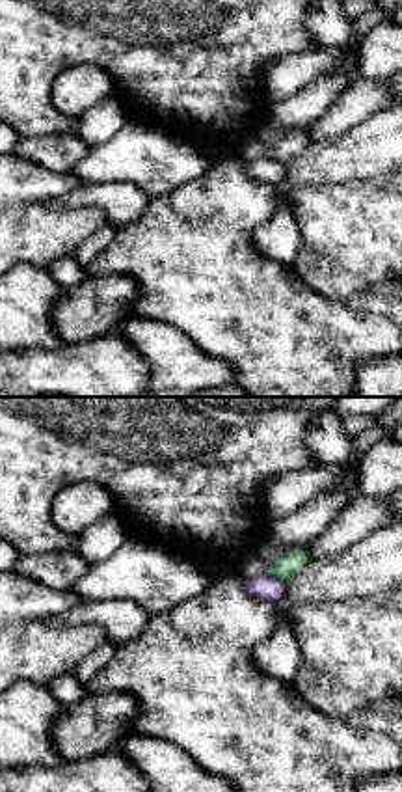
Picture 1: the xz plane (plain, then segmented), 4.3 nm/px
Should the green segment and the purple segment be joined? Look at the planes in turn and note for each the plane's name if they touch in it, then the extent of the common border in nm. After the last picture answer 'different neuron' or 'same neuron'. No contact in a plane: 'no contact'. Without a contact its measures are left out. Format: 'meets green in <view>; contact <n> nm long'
meets green in xz; contact 90 nm long

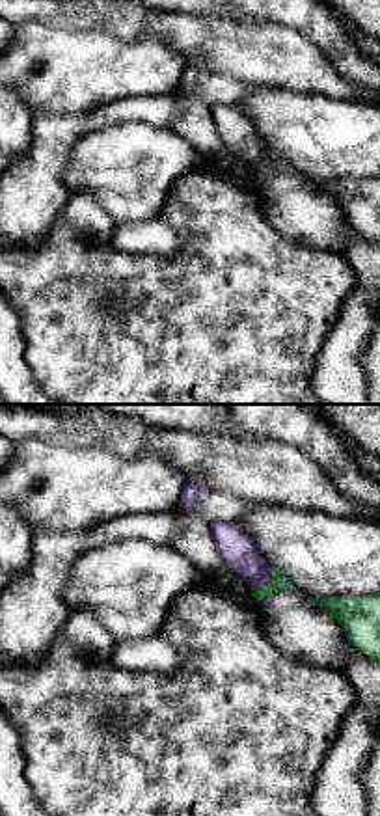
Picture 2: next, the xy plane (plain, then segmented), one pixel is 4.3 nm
meets green in xy; contact 120 nm long

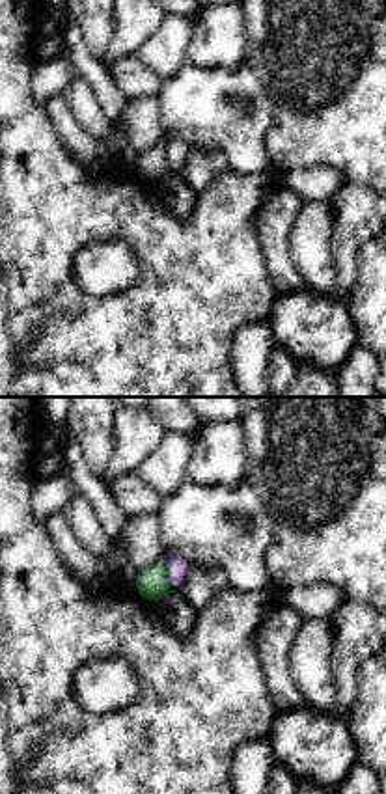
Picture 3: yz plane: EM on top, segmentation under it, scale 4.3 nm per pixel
meets green in yz; contact 120 nm long

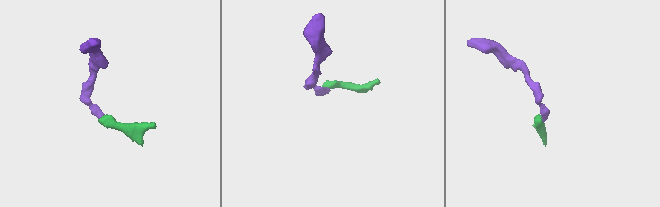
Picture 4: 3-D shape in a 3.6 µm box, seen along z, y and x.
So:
different neuron

